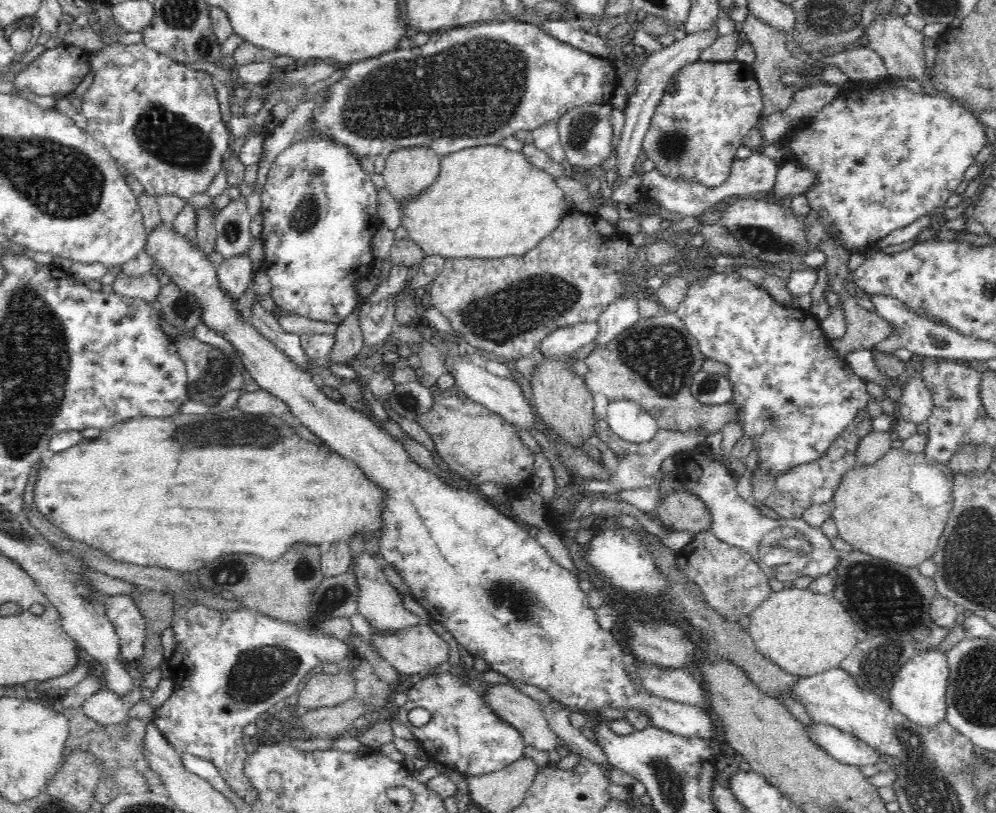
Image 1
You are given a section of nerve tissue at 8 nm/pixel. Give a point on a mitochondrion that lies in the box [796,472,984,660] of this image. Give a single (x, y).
(884, 598)

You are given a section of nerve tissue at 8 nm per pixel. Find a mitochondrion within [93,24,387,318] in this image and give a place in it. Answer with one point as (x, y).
(169, 137)

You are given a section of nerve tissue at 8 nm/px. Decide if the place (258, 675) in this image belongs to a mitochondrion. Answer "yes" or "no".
yes

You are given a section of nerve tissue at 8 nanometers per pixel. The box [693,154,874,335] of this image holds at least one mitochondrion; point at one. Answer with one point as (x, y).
(766, 240)

